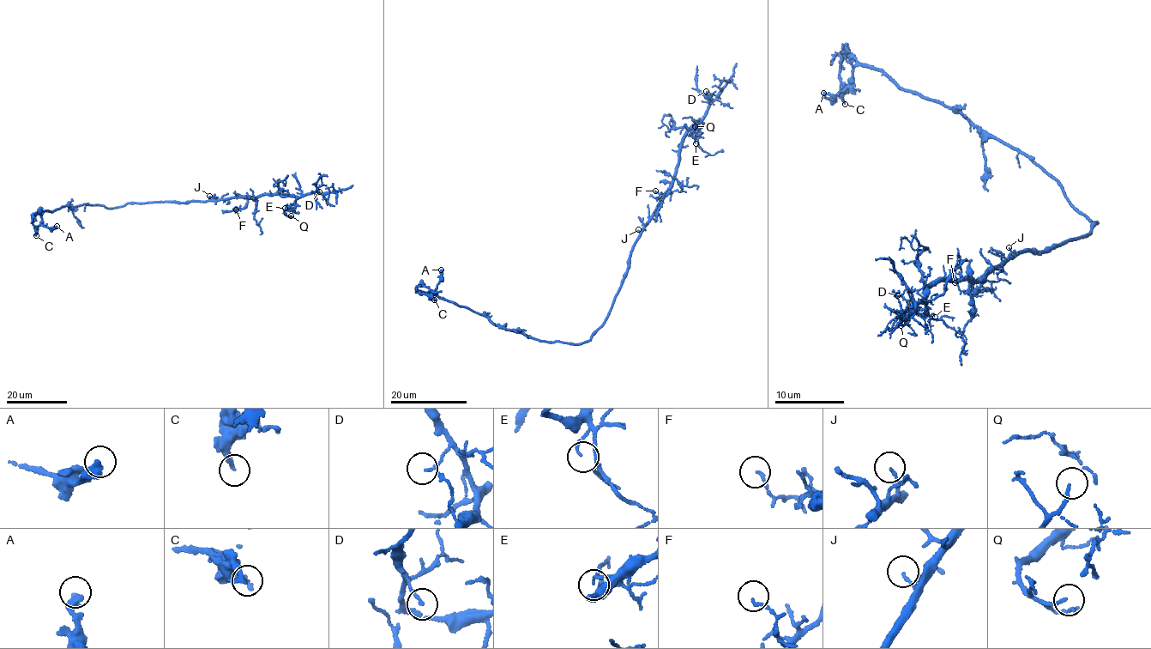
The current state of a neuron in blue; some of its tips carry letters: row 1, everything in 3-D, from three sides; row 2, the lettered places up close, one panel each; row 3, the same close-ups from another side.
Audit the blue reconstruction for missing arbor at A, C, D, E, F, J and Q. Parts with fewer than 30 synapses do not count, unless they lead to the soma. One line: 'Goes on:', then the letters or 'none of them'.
Goes on: none of them

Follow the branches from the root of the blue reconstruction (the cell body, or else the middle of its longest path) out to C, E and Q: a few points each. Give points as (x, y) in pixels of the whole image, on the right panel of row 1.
C: (1069, 240), (1095, 223), (1069, 202), (1056, 180), (954, 107), (905, 90), (849, 55), (840, 65), (845, 104)
E: (1069, 240), (1043, 251), (1020, 251), (976, 282), (967, 277), (931, 284), (925, 290), (925, 310), (935, 317)
Q: (1069, 240), (1043, 251), (1020, 251), (976, 282), (940, 280), (925, 290), (926, 312), (900, 325)

